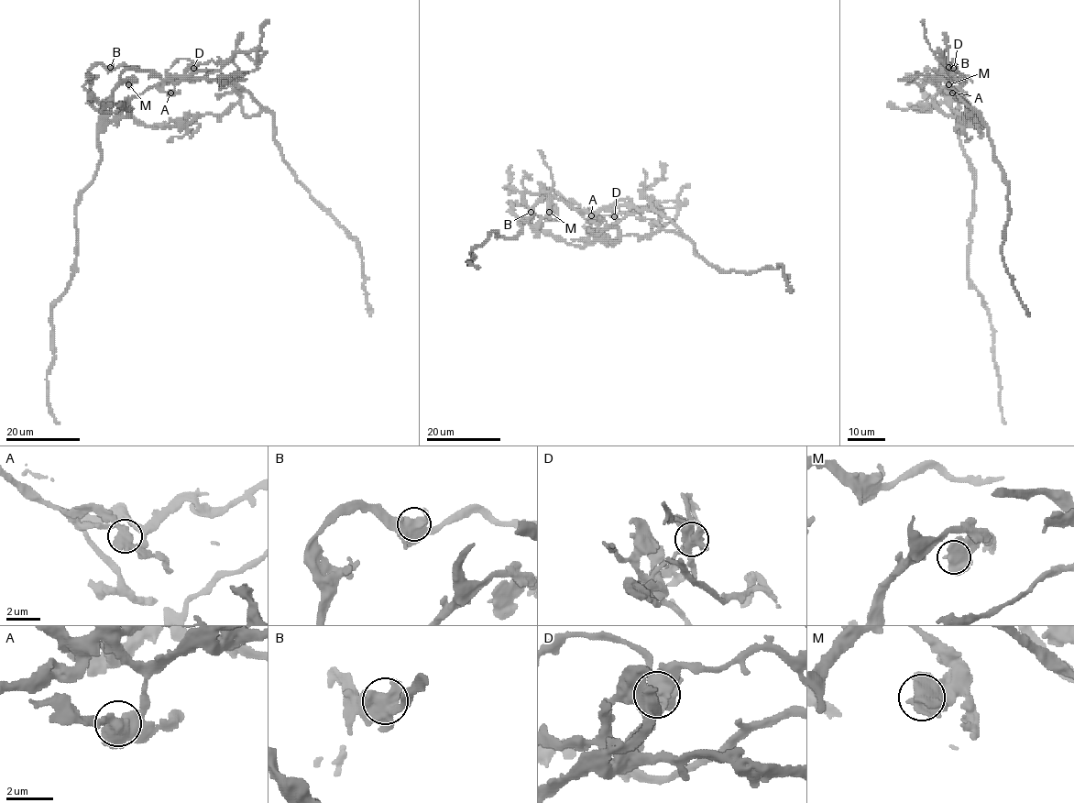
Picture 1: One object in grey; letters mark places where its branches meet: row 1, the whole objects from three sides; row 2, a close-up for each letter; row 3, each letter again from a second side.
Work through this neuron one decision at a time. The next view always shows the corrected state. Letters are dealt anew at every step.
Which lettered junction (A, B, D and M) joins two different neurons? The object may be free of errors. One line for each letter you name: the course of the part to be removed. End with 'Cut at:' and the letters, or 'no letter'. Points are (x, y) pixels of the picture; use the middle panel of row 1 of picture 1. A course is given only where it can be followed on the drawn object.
D: course (614, 216), (676, 208), (673, 219), (655, 225), (688, 238), (719, 269), (781, 265), (791, 292)
Cut at: D

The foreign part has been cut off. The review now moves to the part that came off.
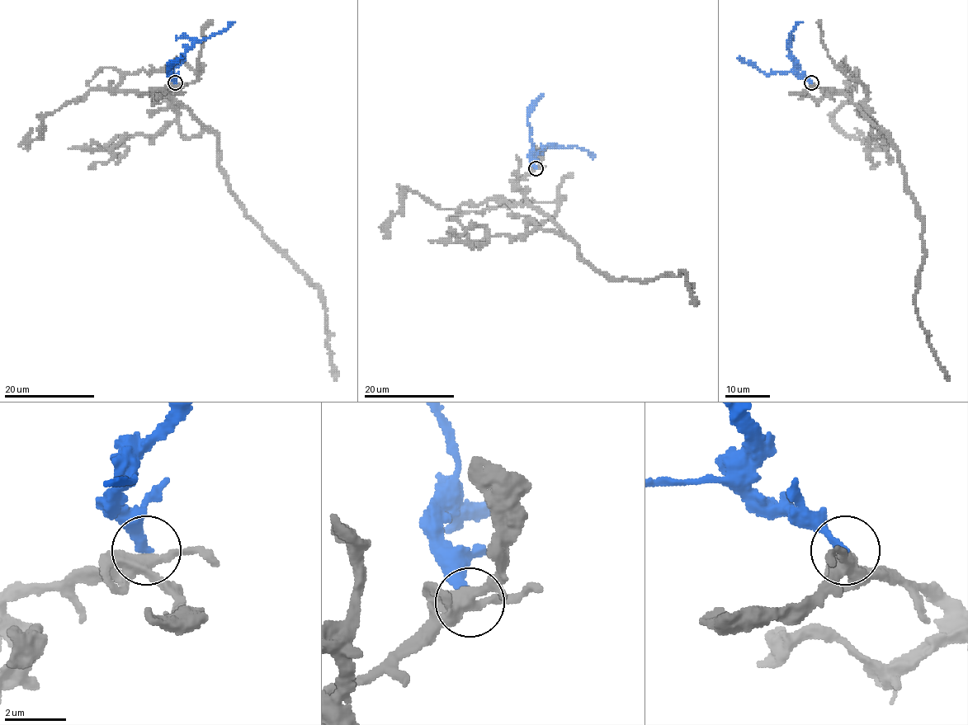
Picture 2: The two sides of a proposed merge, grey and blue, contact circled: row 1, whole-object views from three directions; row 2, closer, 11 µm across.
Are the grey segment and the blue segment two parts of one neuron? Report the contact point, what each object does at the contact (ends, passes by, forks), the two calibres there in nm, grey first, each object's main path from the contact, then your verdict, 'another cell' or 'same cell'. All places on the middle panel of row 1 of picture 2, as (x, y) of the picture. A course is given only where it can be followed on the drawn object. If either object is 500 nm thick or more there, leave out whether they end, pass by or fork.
place (535, 168); grey forks; blue ends; calibres 380 and 280 nm; course grey (535, 167), (514, 183), (526, 200), (578, 247), (584, 262), (609, 277), (647, 281), (683, 271), (696, 305); course blue (535, 167), (531, 155), (547, 146), (576, 146), (585, 149), (593, 158); another cell

